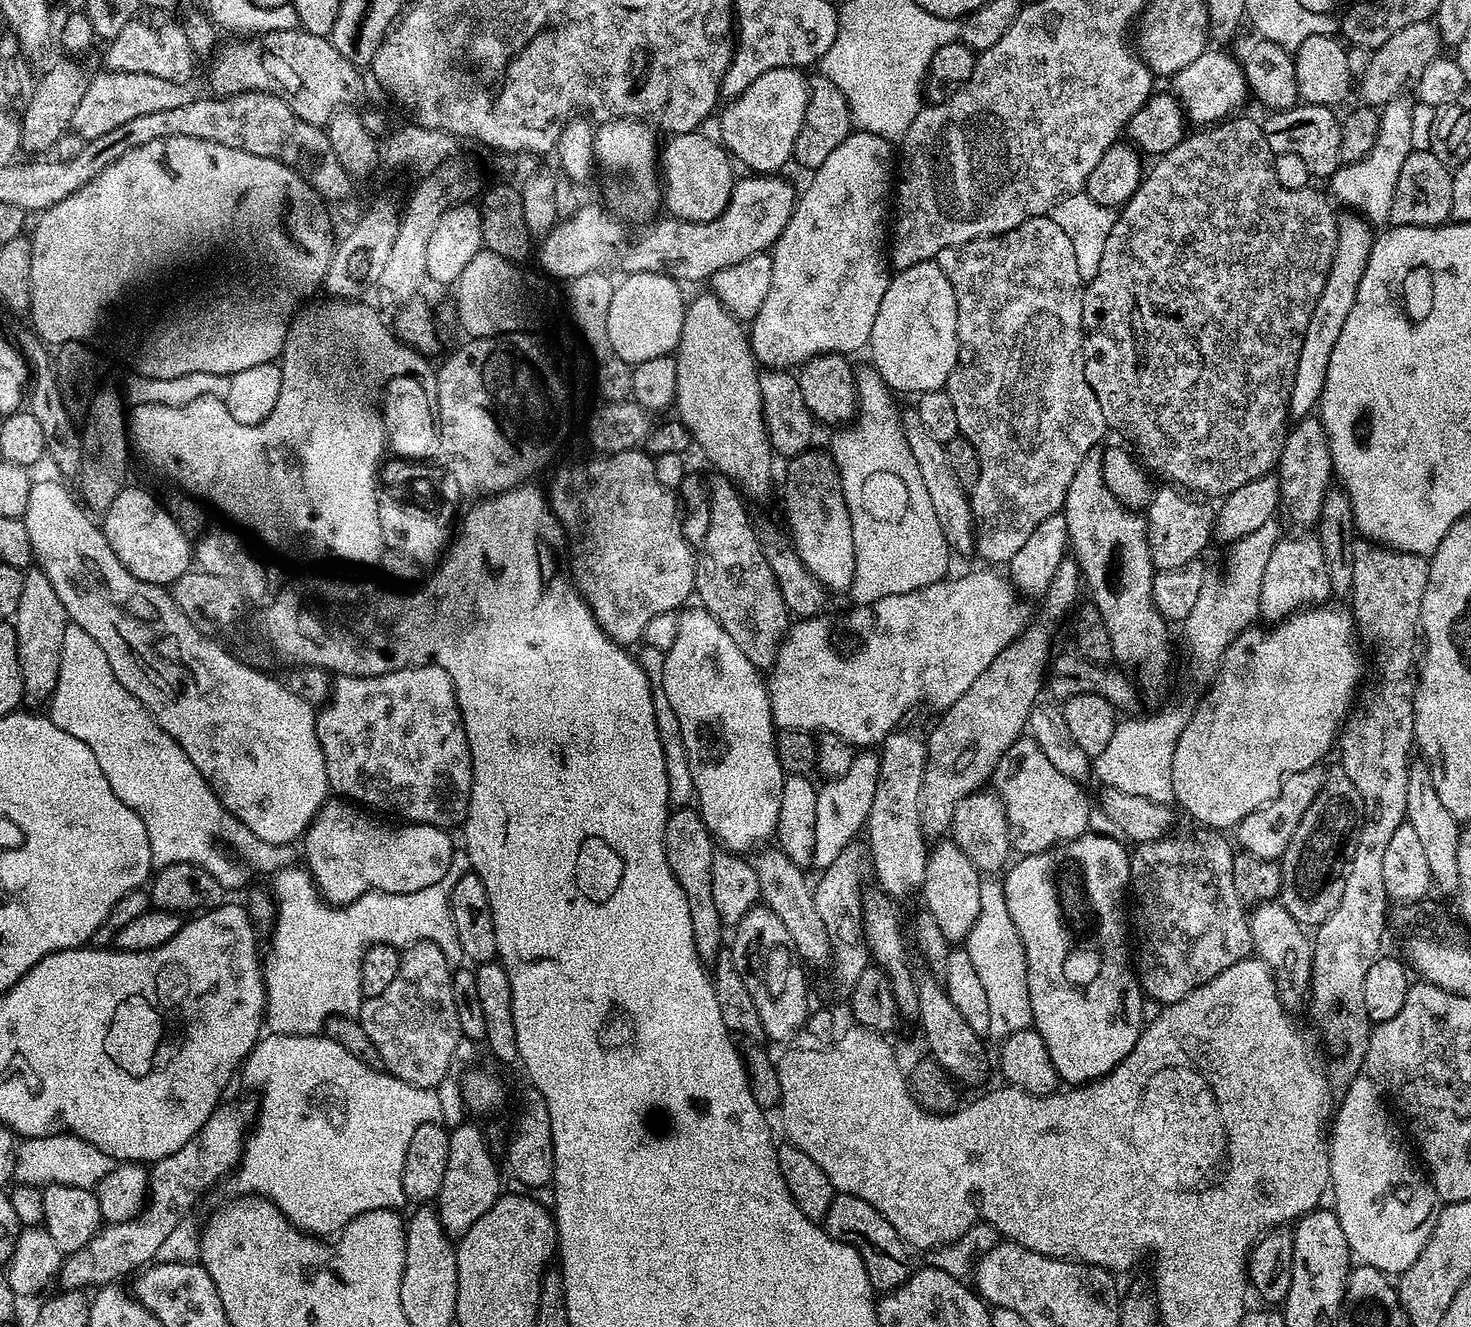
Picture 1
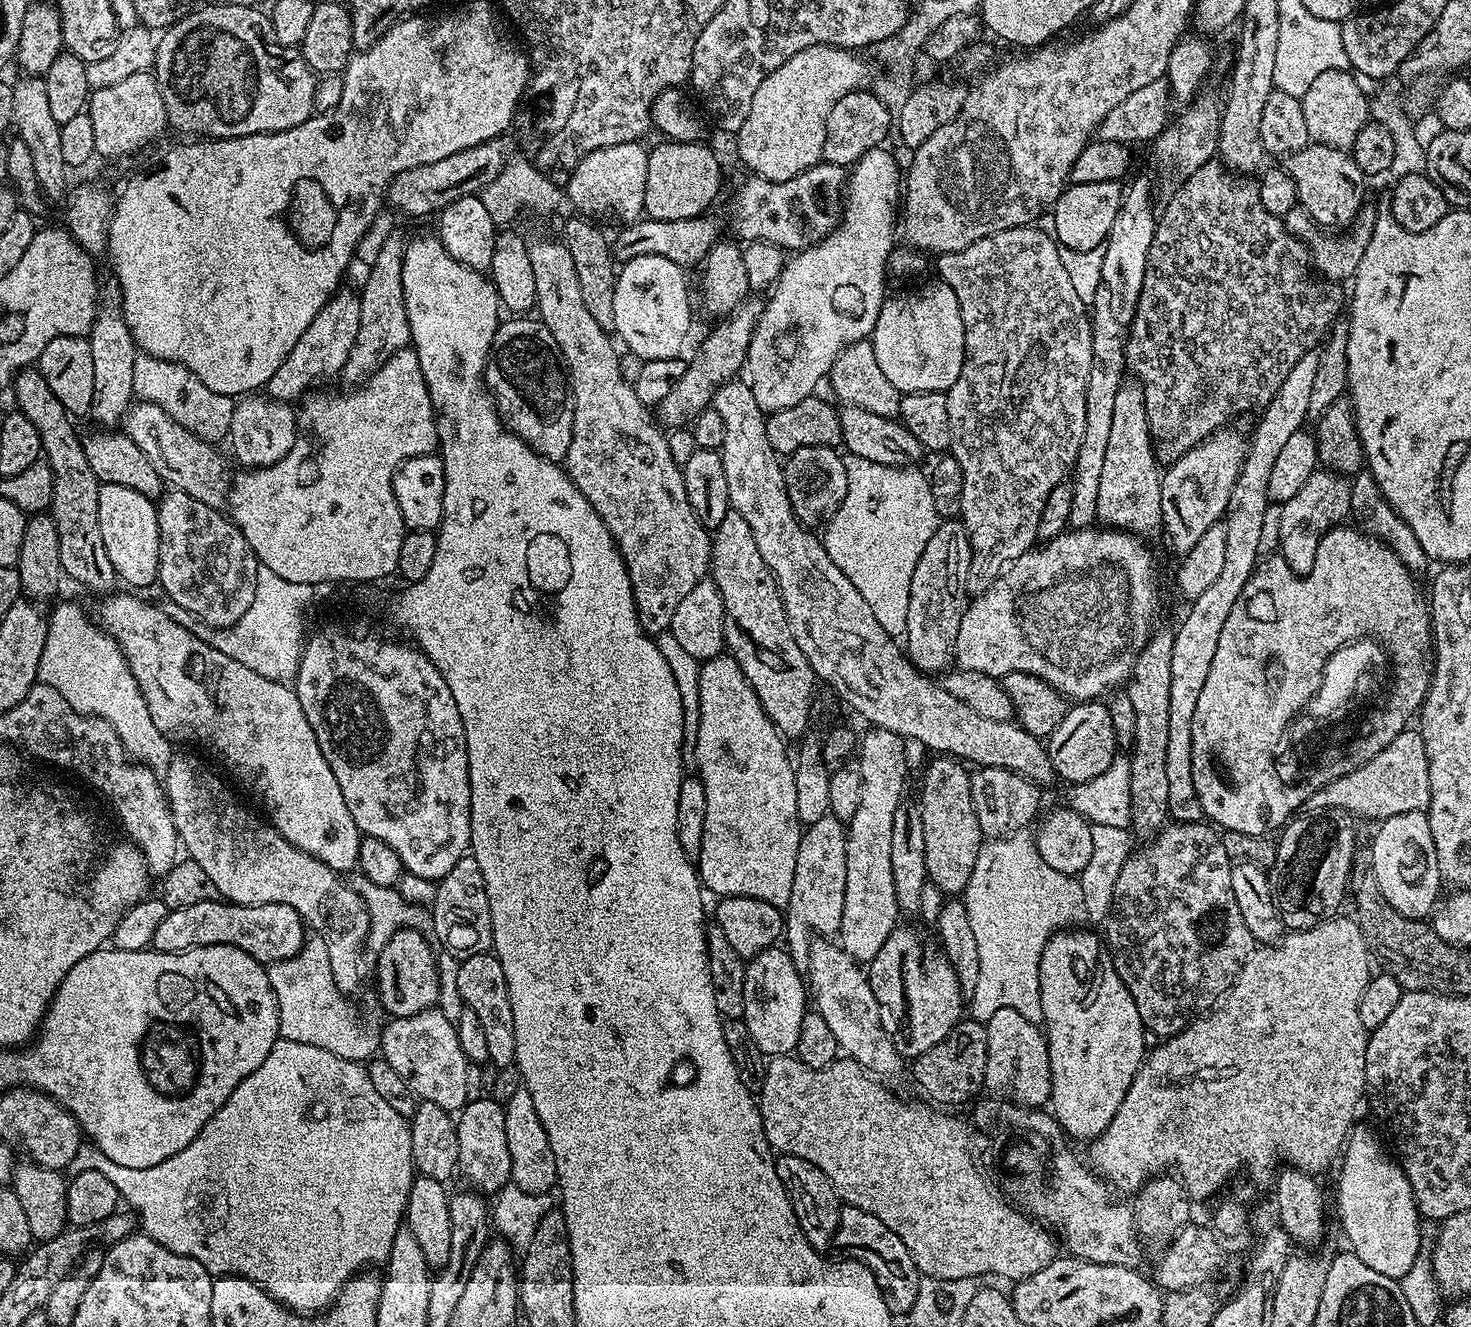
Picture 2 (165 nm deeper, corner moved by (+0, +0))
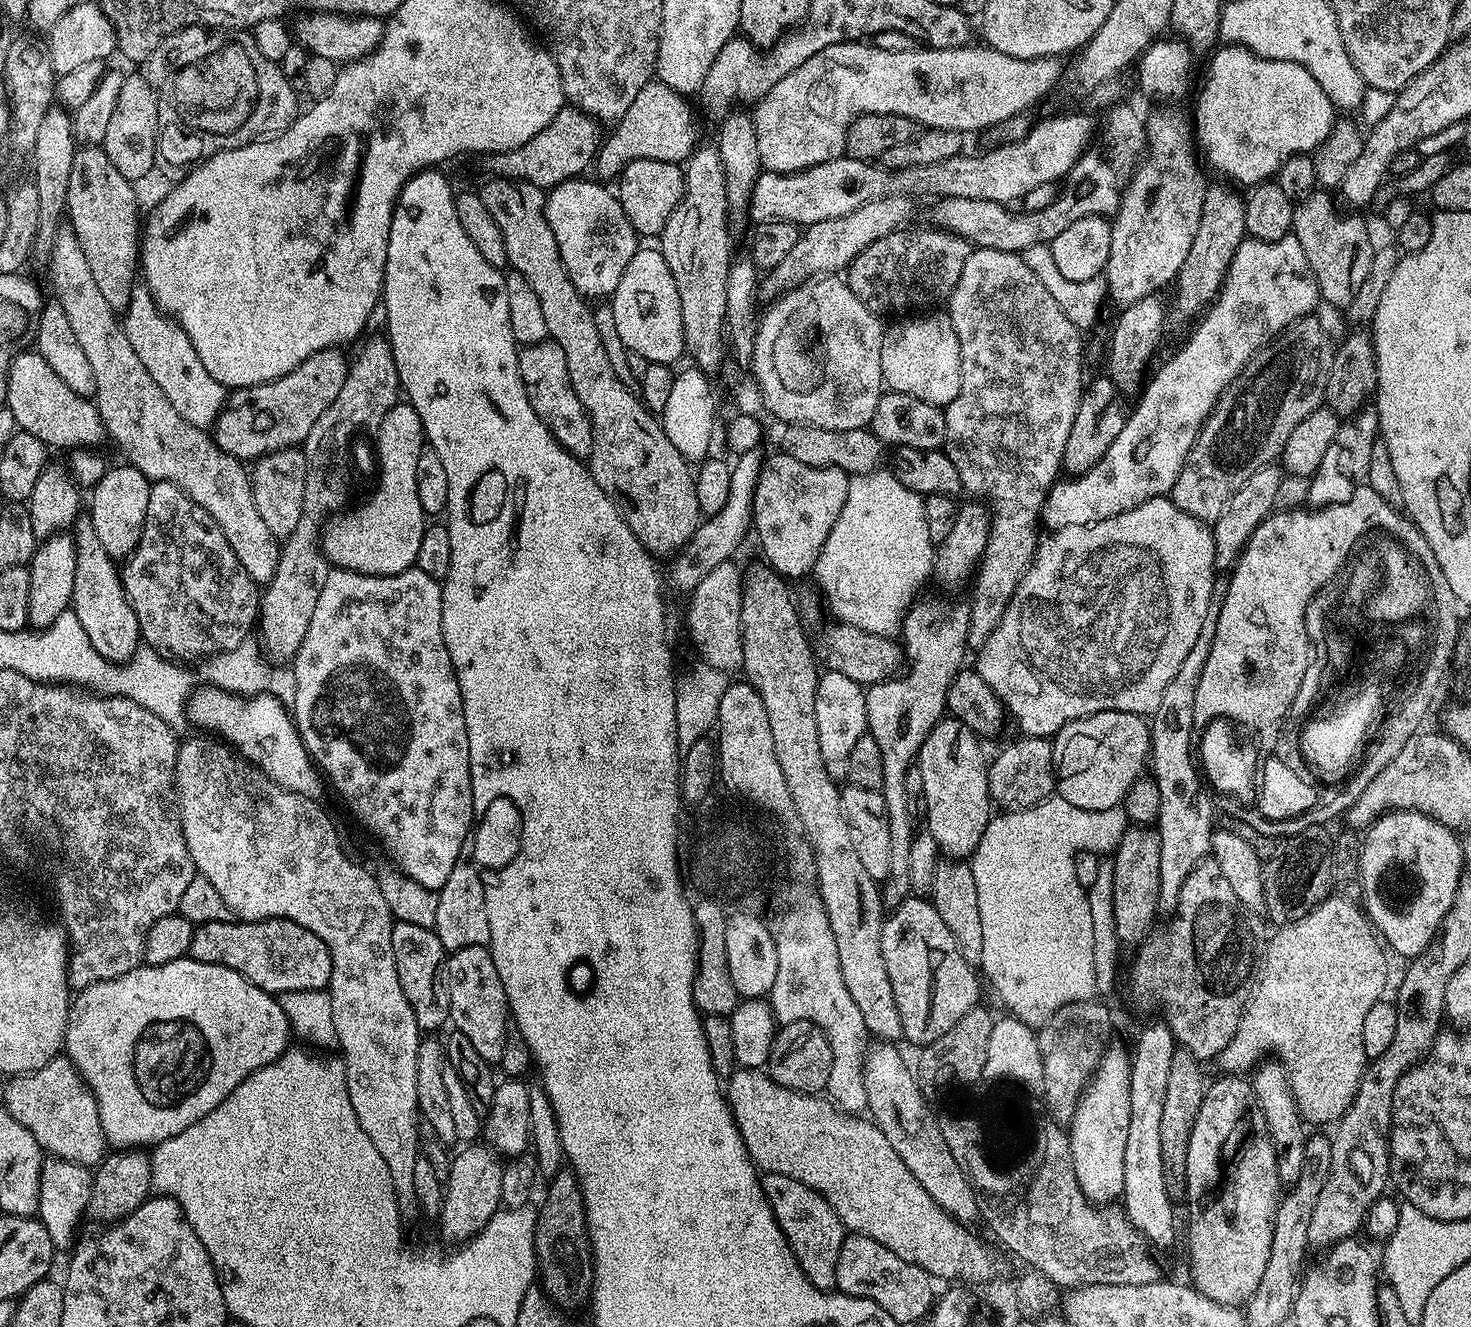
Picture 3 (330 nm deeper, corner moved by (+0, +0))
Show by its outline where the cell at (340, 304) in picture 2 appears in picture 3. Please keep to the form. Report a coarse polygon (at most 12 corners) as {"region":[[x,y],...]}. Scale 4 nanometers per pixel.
{"region":[[318,350],[235,389],[216,444],[241,462],[303,445],[350,360]]}

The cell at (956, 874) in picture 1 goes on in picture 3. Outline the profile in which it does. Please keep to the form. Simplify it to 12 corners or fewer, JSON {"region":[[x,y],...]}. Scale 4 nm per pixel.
{"region":[[942,718],[920,747],[926,830],[971,857],[994,815],[981,737]]}

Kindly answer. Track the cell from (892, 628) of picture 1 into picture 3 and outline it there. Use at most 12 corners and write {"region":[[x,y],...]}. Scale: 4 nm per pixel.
{"region":[[1168,496],[1047,533],[974,671],[1055,737],[1147,717],[1218,569]]}

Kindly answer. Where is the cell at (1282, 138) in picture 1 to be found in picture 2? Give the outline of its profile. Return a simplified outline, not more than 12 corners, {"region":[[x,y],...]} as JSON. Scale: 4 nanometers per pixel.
{"region":[[1312,142],[1287,157],[1299,207],[1351,229],[1366,178],[1351,151]]}

